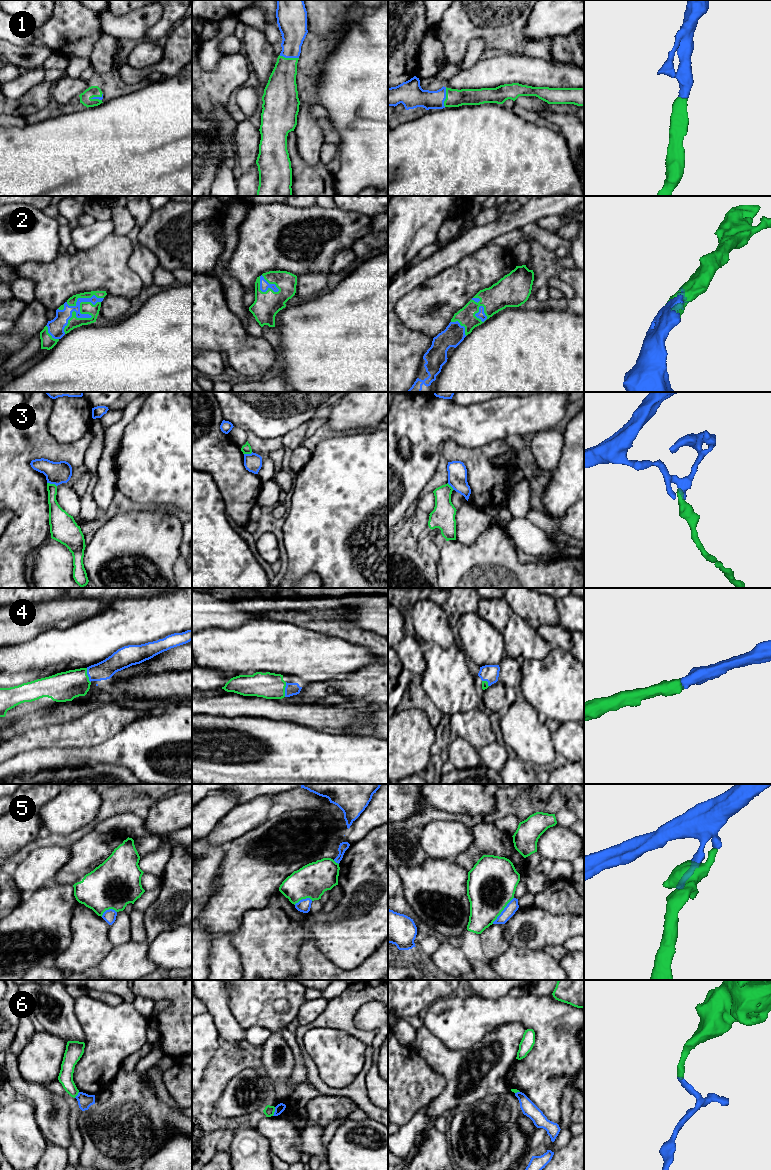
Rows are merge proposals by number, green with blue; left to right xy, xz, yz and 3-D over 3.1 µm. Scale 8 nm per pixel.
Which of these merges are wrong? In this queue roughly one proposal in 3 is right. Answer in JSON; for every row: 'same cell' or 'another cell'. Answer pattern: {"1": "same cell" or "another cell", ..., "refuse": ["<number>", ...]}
{"1": "same cell", "2": "same cell", "3": "another cell", "4": "same cell", "5": "another cell", "6": "another cell", "refuse": ["3", "5", "6"]}

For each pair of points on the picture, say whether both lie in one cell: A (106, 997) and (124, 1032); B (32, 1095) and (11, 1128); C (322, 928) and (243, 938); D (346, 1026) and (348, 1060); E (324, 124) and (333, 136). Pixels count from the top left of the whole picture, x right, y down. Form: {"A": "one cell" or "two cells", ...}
{"A": "two cells", "B": "two cells", "C": "one cell", "D": "two cells", "E": "one cell"}

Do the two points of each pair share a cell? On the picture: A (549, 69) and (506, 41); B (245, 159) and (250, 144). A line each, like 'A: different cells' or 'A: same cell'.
A: different cells
B: same cell

